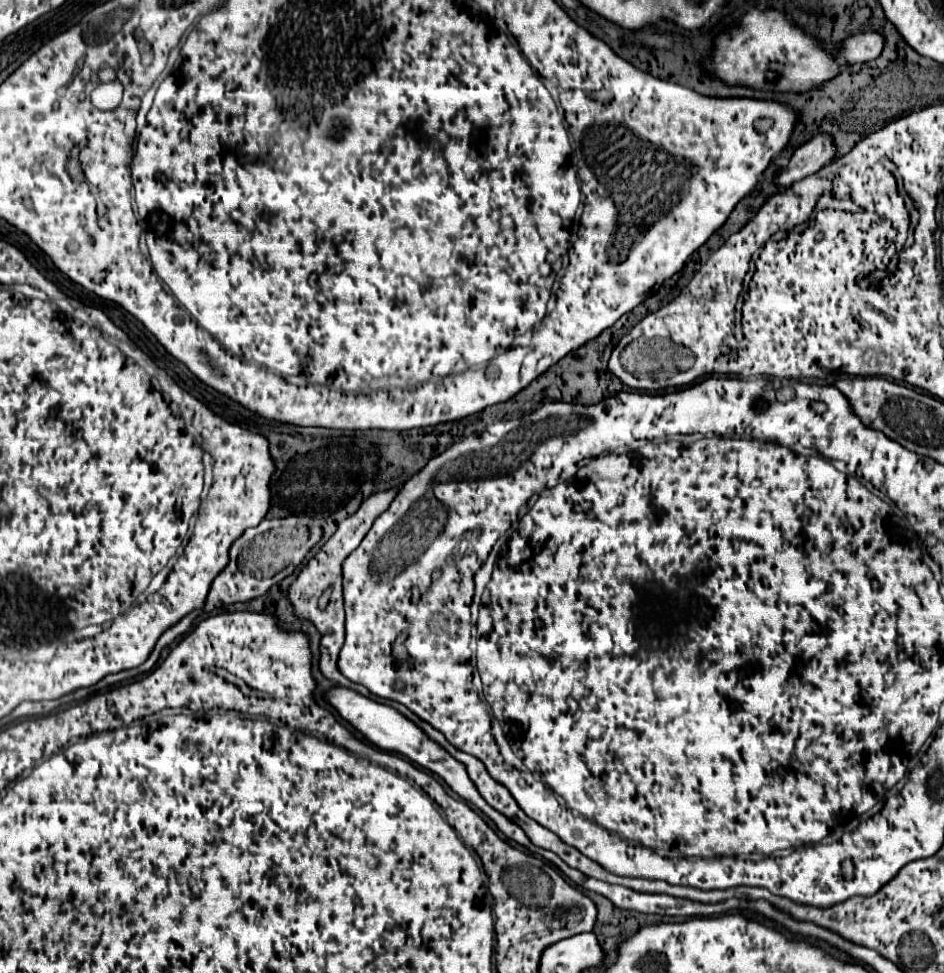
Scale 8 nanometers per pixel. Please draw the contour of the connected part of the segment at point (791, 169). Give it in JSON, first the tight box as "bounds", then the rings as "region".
{"bounds":[777,135,837,187],"region":[[[815,135],[815,139],[803,143],[799,149],[795,149],[789,165],[781,169],[777,177],[777,185],[789,187],[791,183],[805,179],[817,173],[819,169],[823,169],[825,165],[829,165],[831,161],[835,161],[837,151],[833,145],[835,143],[831,143],[829,135]]]}

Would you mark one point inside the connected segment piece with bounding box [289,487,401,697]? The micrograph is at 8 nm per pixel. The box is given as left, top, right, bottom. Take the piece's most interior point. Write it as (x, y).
(316, 594)

